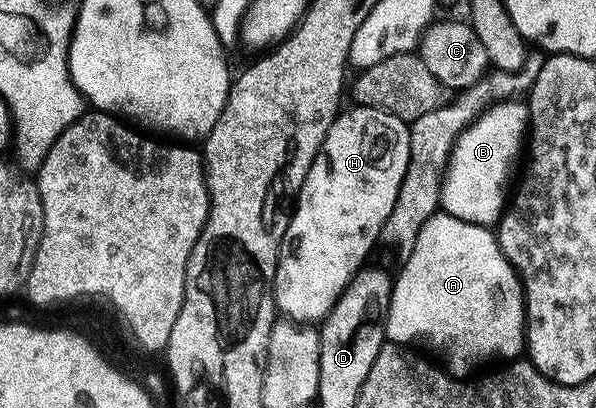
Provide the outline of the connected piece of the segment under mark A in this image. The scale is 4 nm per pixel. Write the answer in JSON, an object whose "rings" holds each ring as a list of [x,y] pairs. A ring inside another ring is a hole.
{"rings":[[[440,212],[434,218],[429,219],[410,258],[406,259],[403,272],[399,278],[394,281],[391,292],[391,306],[387,309],[387,337],[396,346],[405,346],[408,348],[423,348],[419,346],[432,346],[435,350],[443,350],[442,361],[445,363],[445,369],[453,378],[467,380],[472,377],[471,374],[478,366],[483,366],[486,362],[491,362],[500,354],[506,360],[519,360],[524,357],[525,347],[527,345],[527,295],[523,288],[523,279],[515,270],[515,266],[507,257],[503,255],[503,249],[499,246],[498,237],[488,227],[474,226],[471,223],[463,223],[455,219],[453,215]]]}

